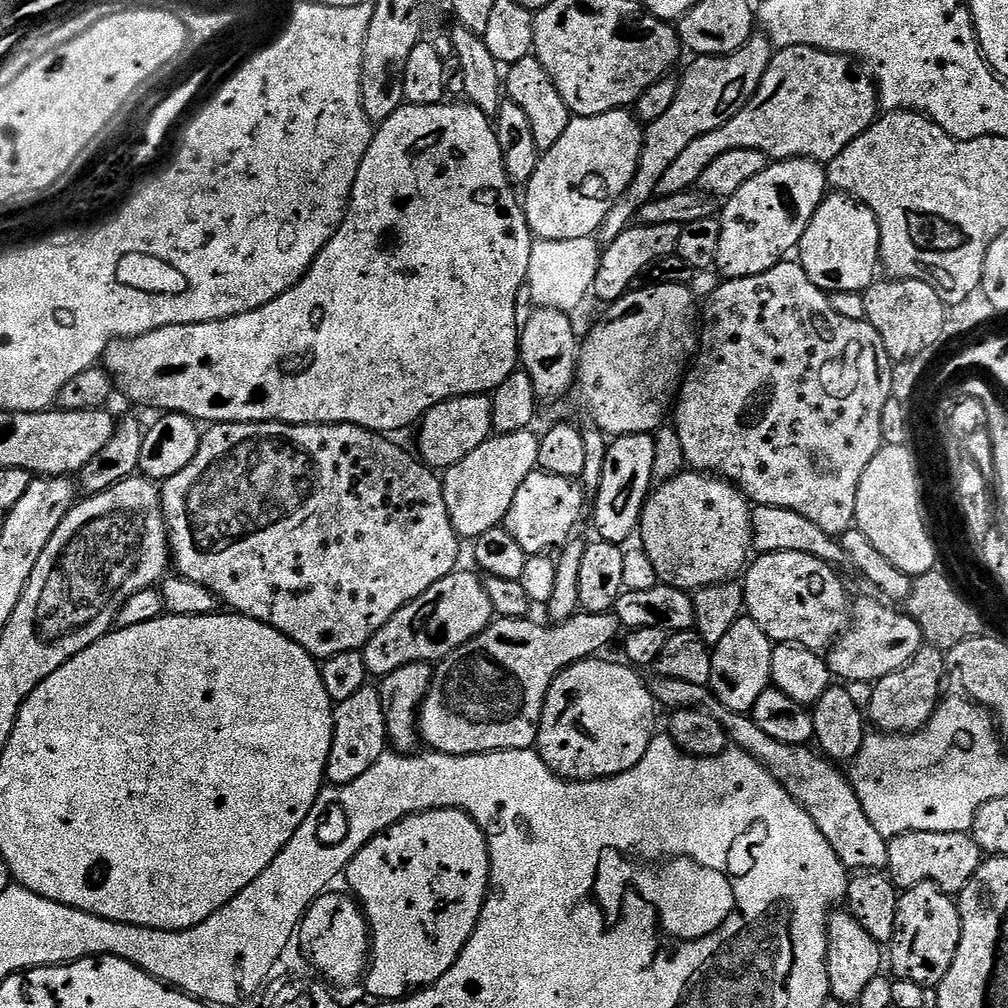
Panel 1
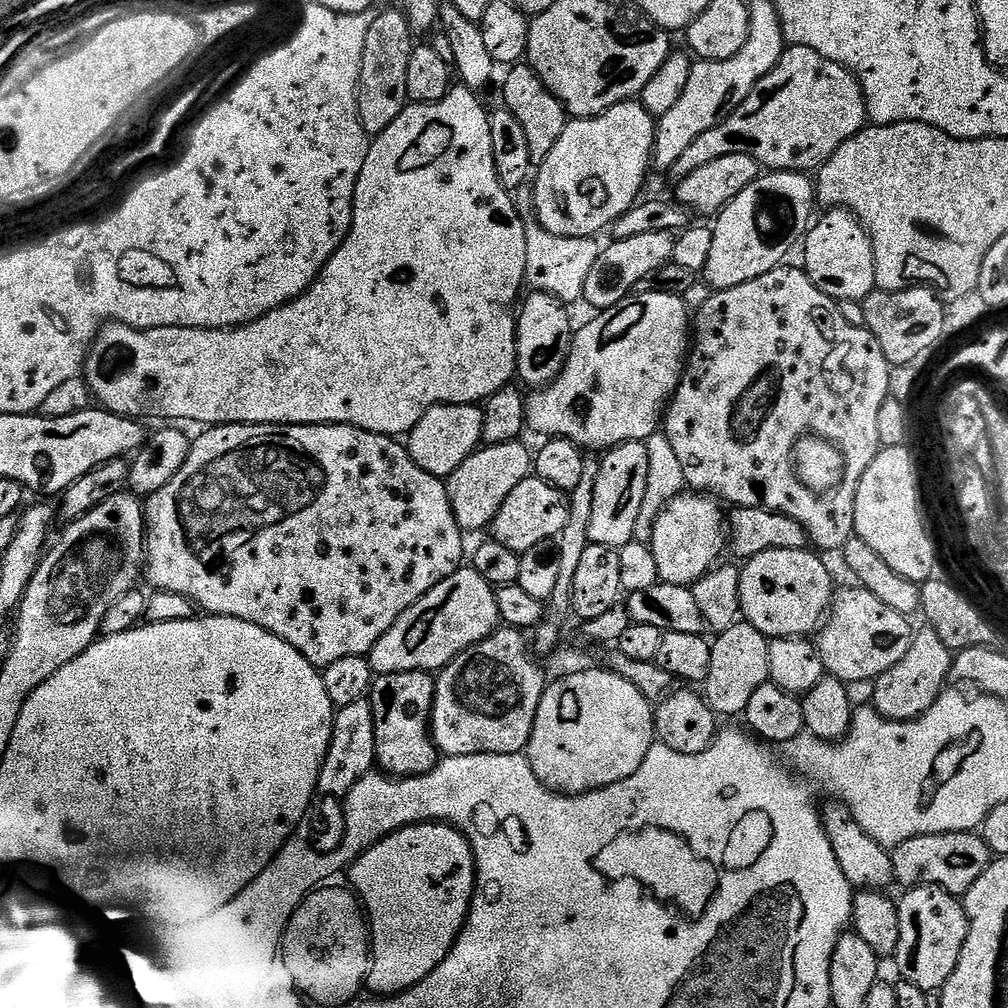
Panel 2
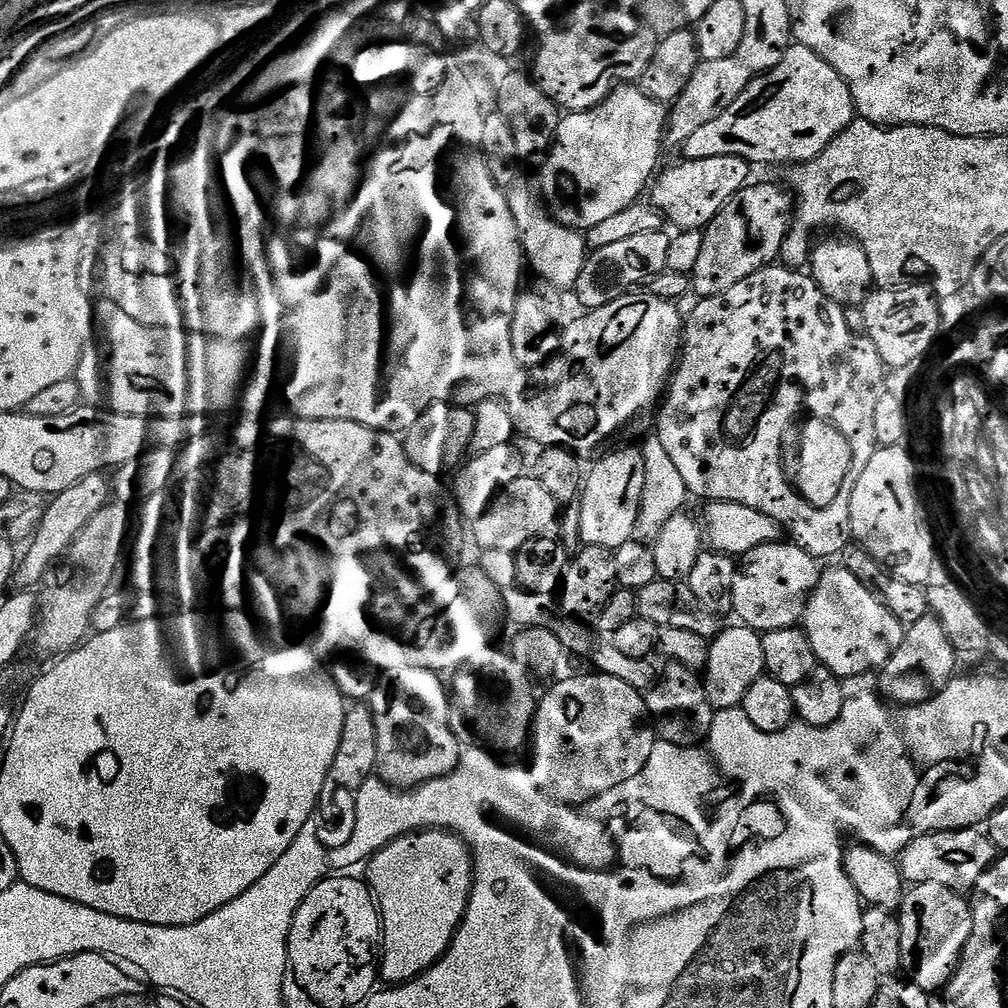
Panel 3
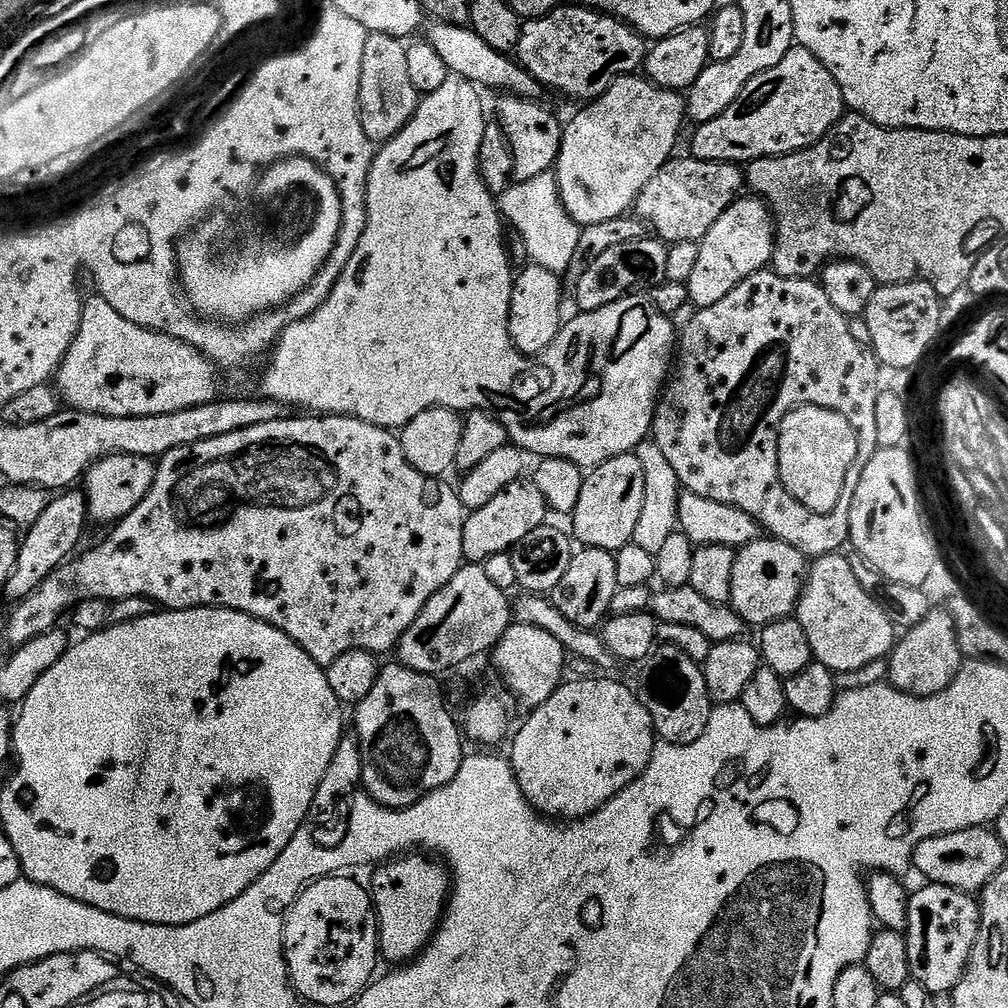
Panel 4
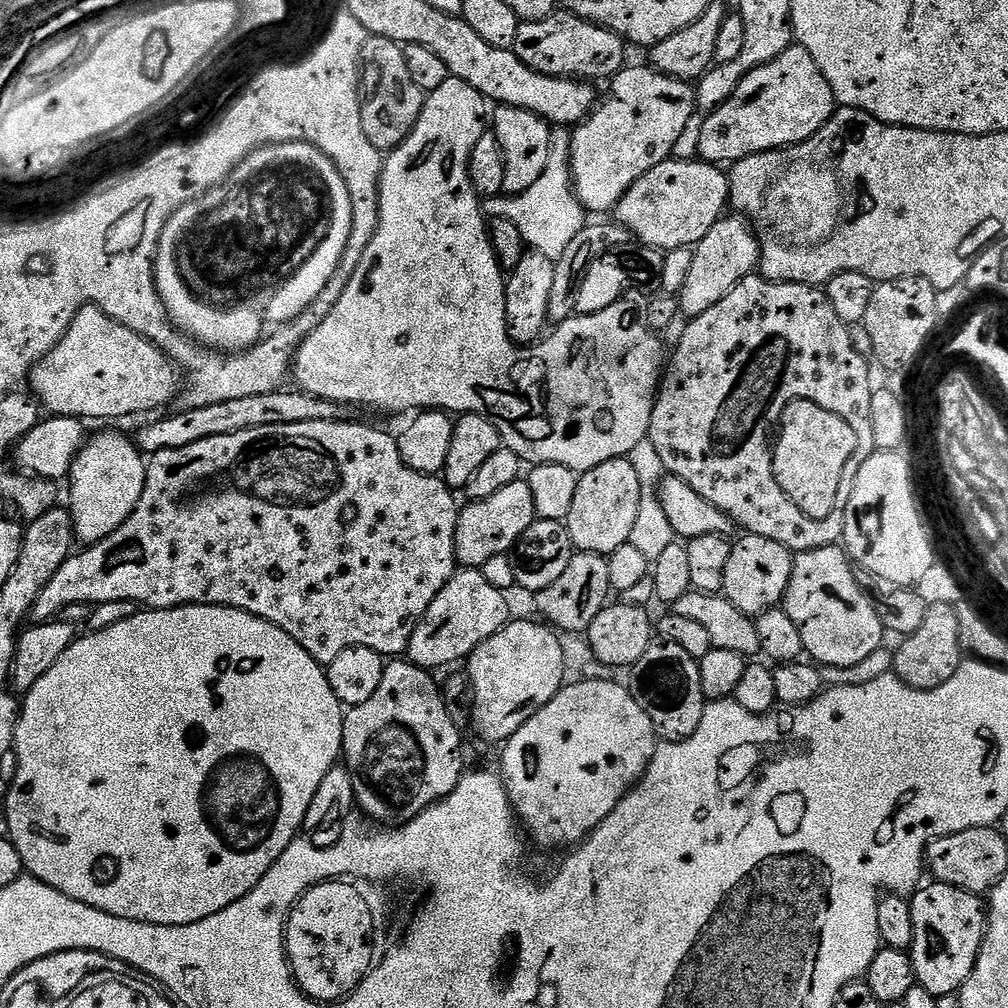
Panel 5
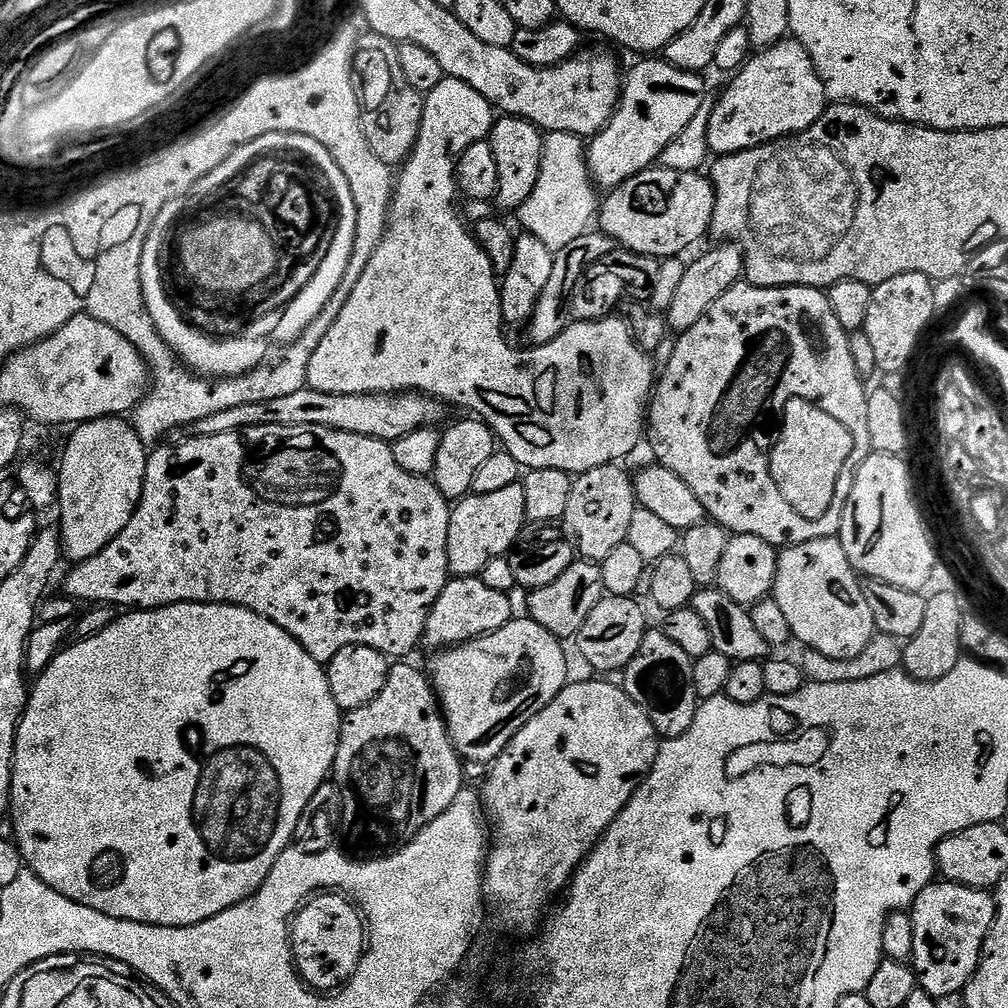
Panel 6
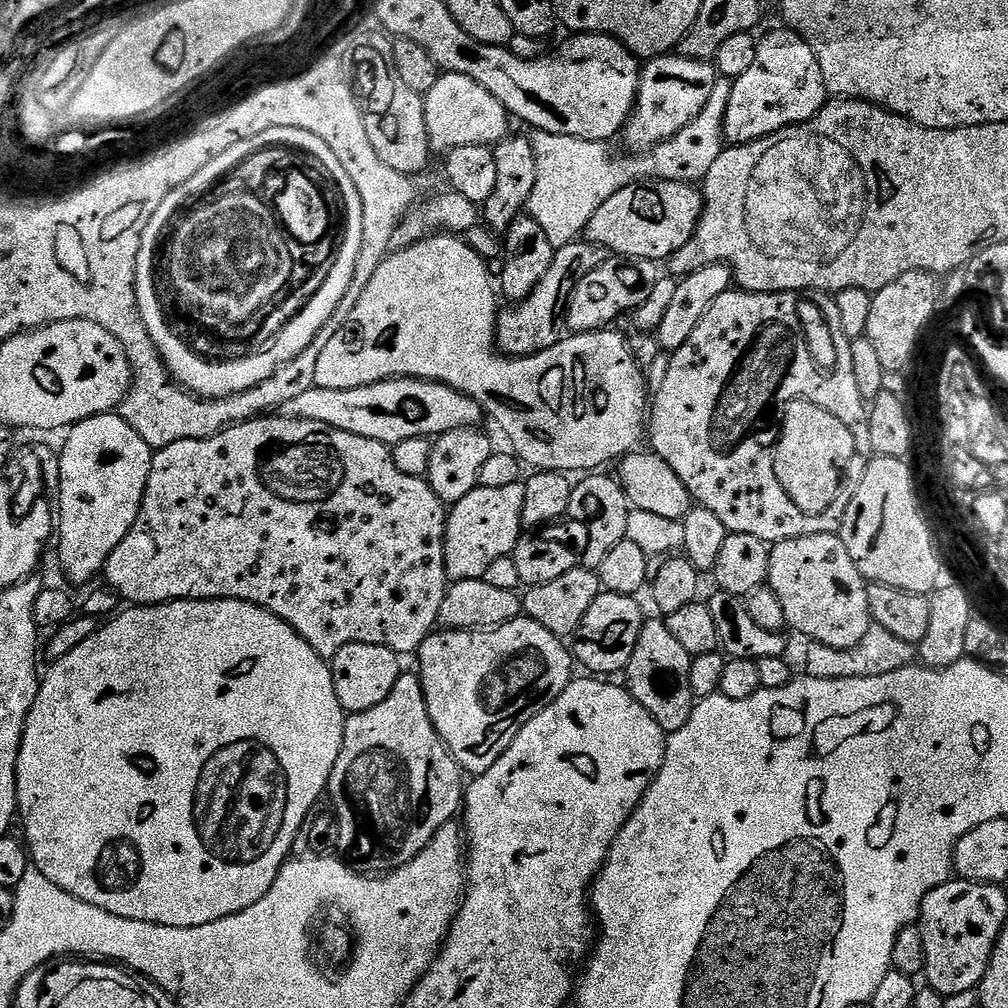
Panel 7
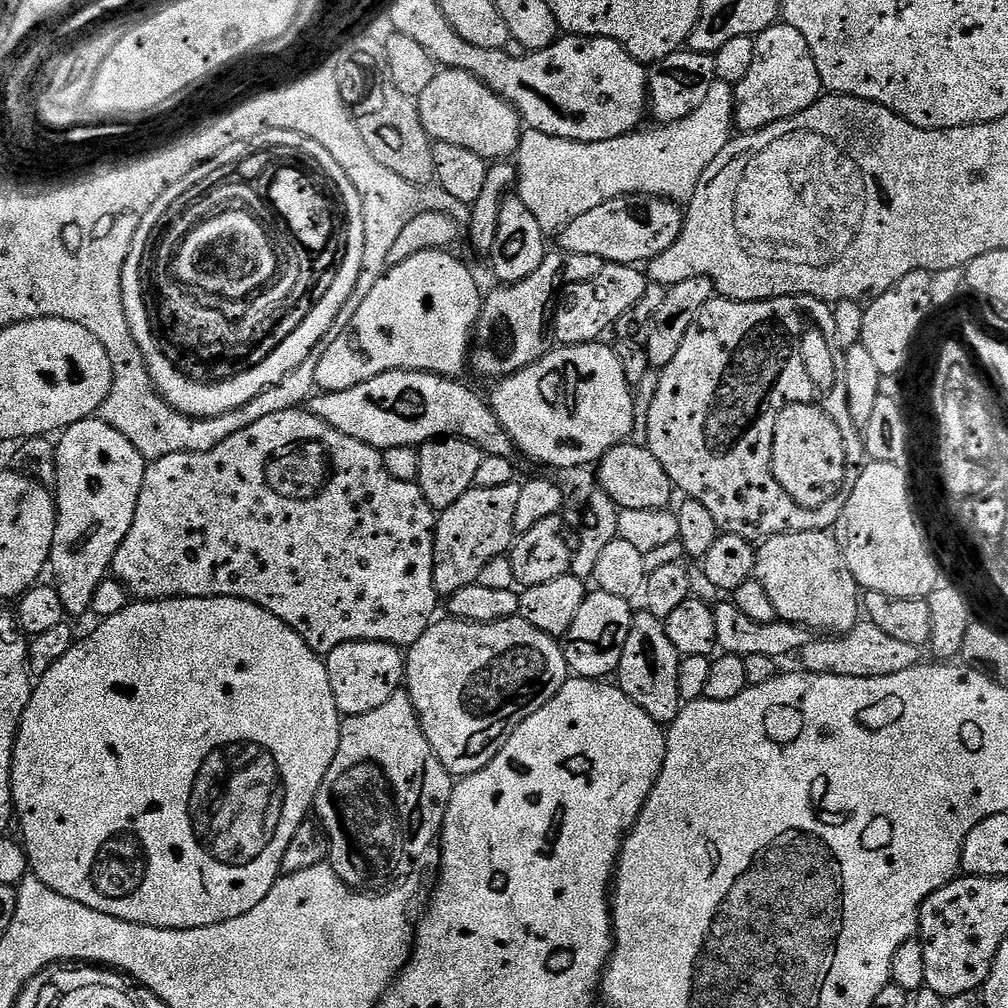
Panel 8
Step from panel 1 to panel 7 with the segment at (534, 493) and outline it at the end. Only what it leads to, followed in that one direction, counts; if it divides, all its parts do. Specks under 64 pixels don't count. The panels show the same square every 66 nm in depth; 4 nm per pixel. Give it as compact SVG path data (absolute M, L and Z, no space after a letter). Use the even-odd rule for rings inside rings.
M523 483L514 486L498 486L495 490L477 486L466 498L451 505L444 525L444 574L449 581L483 580L486 566L503 556L511 556L522 535L522 502L524 501Z

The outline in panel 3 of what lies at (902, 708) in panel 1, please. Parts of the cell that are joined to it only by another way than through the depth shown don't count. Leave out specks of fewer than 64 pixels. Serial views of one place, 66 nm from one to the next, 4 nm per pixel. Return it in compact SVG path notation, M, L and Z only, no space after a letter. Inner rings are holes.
M931 614L923 616L918 622L907 625L902 646L898 646L890 662L879 669L879 695L896 706L924 704L934 699L957 675L956 659L957 650L950 642L942 622Z

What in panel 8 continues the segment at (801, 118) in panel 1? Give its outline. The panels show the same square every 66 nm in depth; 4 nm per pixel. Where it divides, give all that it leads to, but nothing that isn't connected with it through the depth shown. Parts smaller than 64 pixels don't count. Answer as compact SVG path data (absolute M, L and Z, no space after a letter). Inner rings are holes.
M777 22L755 37L754 62L734 88L734 124L741 133L756 132L806 110L819 100L822 85L806 38L794 26Z

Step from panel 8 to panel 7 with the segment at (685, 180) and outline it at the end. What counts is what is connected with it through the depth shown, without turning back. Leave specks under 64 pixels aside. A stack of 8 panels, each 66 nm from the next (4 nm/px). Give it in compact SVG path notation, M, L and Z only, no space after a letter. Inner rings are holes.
M716 87L698 116L685 128L678 130L678 134L645 151L644 160L615 160L608 153L609 145L599 140L533 131L530 139L536 173L528 198L527 215L538 222L542 234L546 234L553 249L565 248L577 239L594 210L598 210L606 198L633 183L632 176L648 175L652 180L690 185L703 181L710 166L714 166L714 158L718 158L718 154L726 147L724 115L727 105L728 88Z

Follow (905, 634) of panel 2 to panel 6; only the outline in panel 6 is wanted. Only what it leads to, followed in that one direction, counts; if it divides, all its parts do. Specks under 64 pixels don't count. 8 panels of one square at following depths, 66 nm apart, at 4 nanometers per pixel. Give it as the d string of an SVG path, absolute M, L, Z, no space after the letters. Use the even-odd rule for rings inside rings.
M835 536L783 549L778 555L776 581L770 596L778 602L786 622L790 622L793 637L818 650L818 654L826 654L826 658L854 658L877 635L874 614L870 614L866 594L862 594L861 577Z

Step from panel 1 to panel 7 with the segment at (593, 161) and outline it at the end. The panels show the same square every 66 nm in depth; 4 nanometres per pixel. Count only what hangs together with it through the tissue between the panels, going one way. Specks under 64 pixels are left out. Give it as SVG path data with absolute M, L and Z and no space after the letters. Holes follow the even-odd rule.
M679 54L656 56L647 61L640 69L640 85L636 94L636 105L632 107L632 115L628 117L628 123L624 125L622 140L625 140L632 148L650 150L655 144L668 140L678 130L685 128L694 120L710 98L710 94L718 87L718 73L707 60L691 60Z

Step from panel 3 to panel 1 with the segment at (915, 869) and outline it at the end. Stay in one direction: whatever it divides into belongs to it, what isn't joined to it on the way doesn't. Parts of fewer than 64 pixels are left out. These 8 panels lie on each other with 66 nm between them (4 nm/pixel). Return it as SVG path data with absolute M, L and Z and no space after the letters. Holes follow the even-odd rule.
M907 832L888 842L887 873L897 889L907 890L919 884L936 884L940 891L960 893L980 869L982 853L967 832Z

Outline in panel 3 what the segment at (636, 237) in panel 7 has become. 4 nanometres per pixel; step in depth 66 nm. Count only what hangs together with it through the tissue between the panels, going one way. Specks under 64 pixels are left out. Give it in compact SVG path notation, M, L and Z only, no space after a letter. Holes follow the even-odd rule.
M702 158L701 160L685 159L684 164L676 164L673 168L665 167L659 173L654 187L650 192L651 203L655 204L664 214L665 221L673 224L676 230L704 230L716 219L716 215L725 208L741 190L748 187L753 179L753 165L742 158Z

